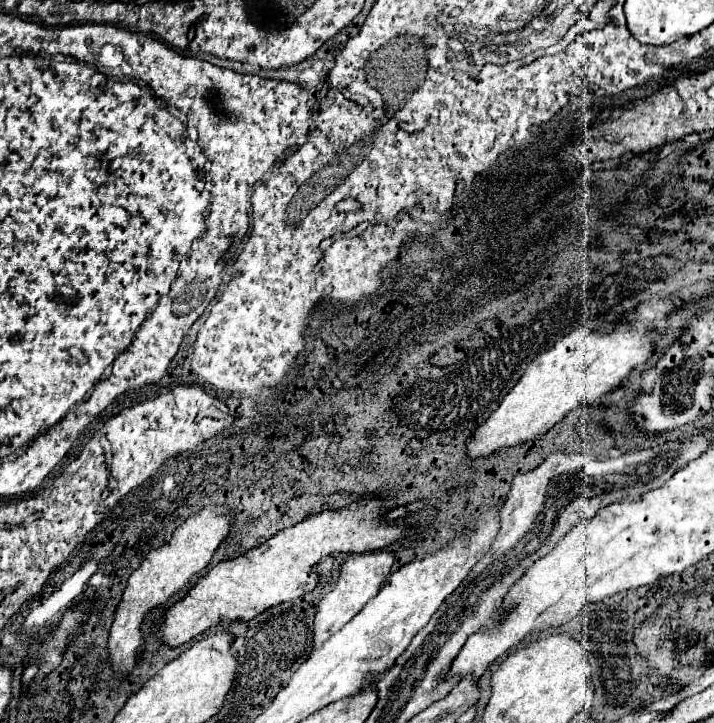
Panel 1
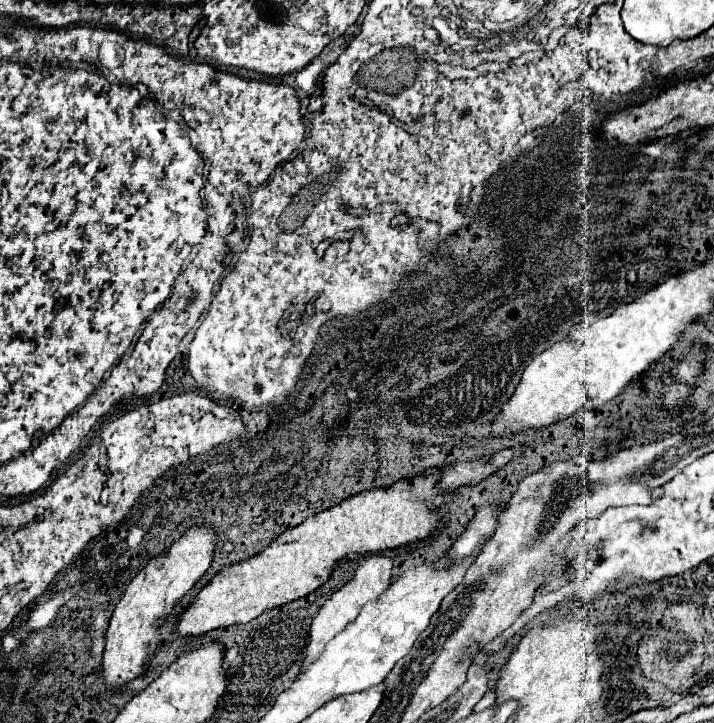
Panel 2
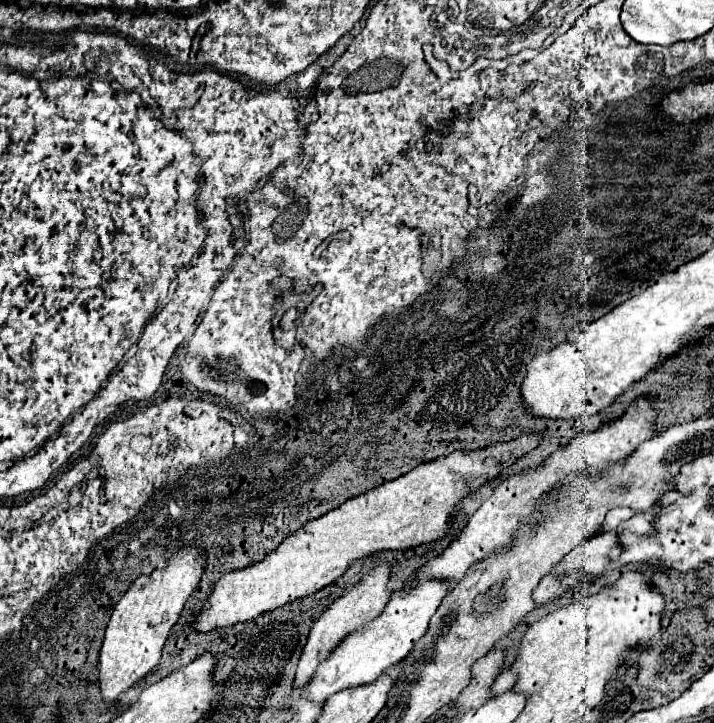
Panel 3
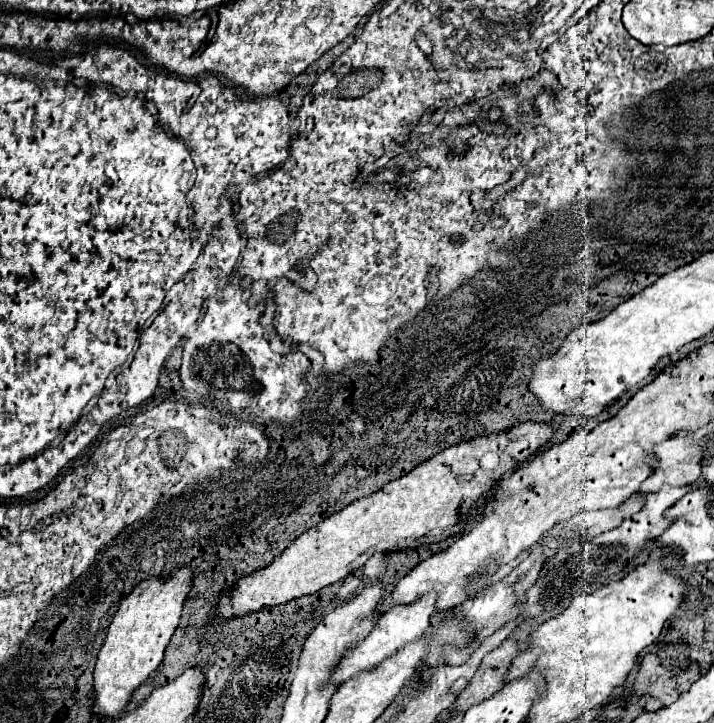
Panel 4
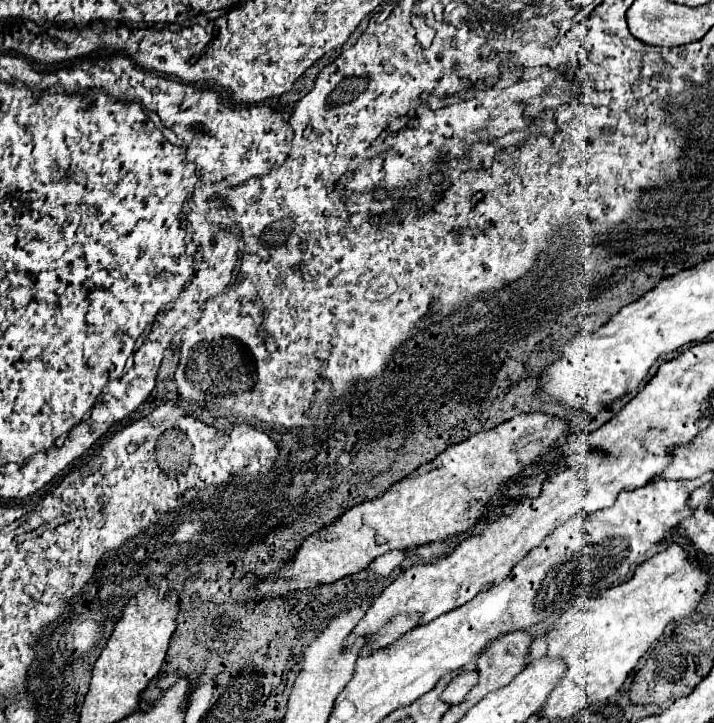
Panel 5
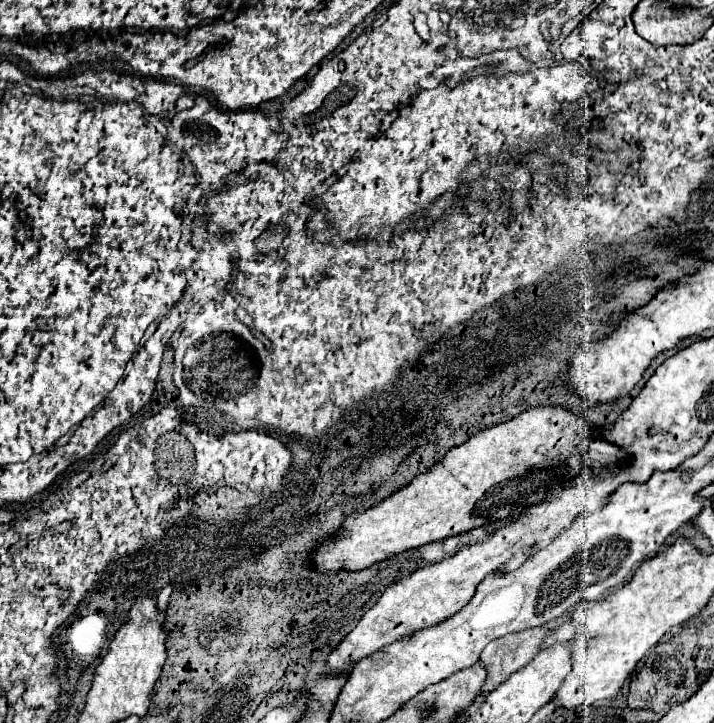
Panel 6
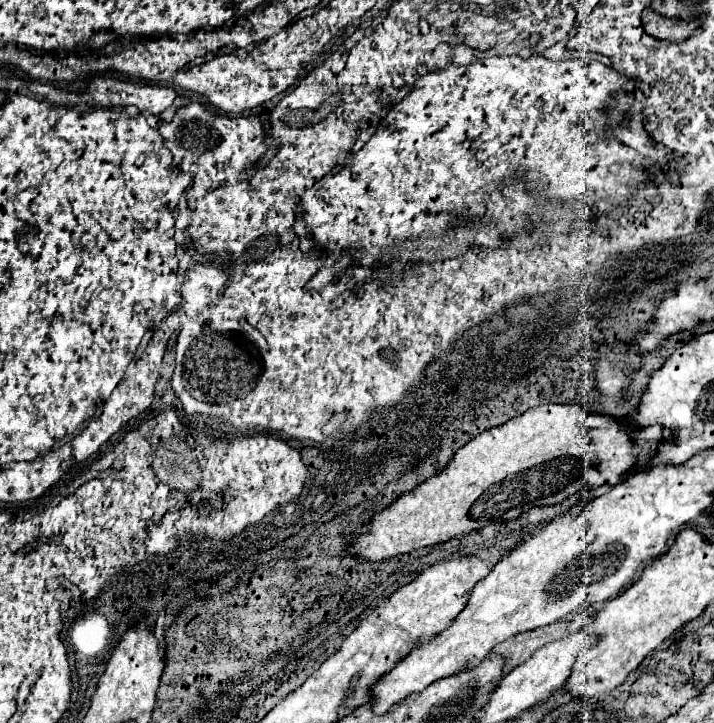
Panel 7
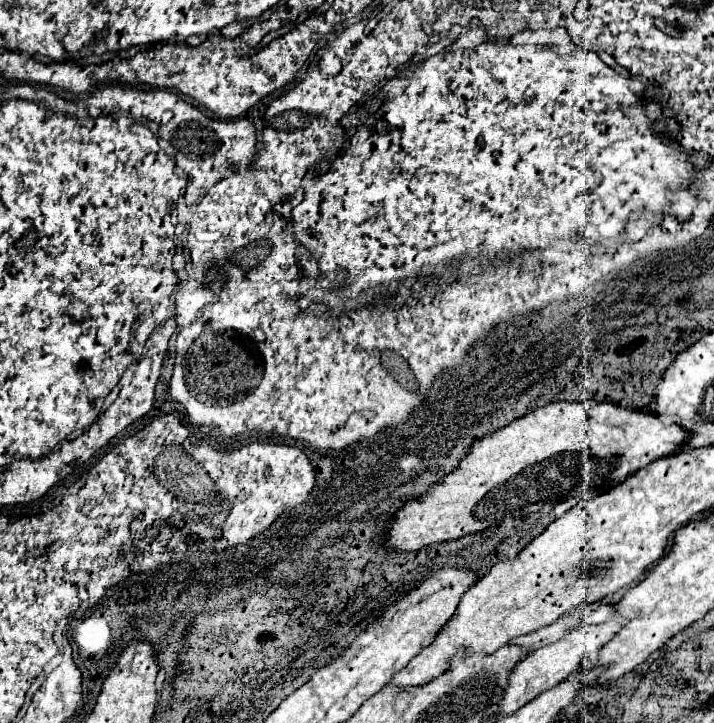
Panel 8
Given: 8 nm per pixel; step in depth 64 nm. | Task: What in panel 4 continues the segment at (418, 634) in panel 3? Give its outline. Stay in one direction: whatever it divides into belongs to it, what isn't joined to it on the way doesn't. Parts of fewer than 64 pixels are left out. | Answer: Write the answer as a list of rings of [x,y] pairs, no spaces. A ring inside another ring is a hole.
[[[428,592],[422,600],[412,602],[408,606],[394,606],[392,610],[388,610],[386,614],[382,614],[376,622],[376,626],[372,628],[372,632],[352,650],[346,654],[346,658],[340,662],[340,668],[334,672],[332,680],[336,684],[346,682],[348,678],[356,676],[356,672],[360,670],[368,670],[372,666],[376,666],[380,660],[388,658],[390,654],[398,652],[406,642],[412,642],[416,638],[416,634],[420,634],[420,630],[426,630],[426,626],[430,624],[430,616],[434,612],[434,600],[436,600],[436,592]]]

